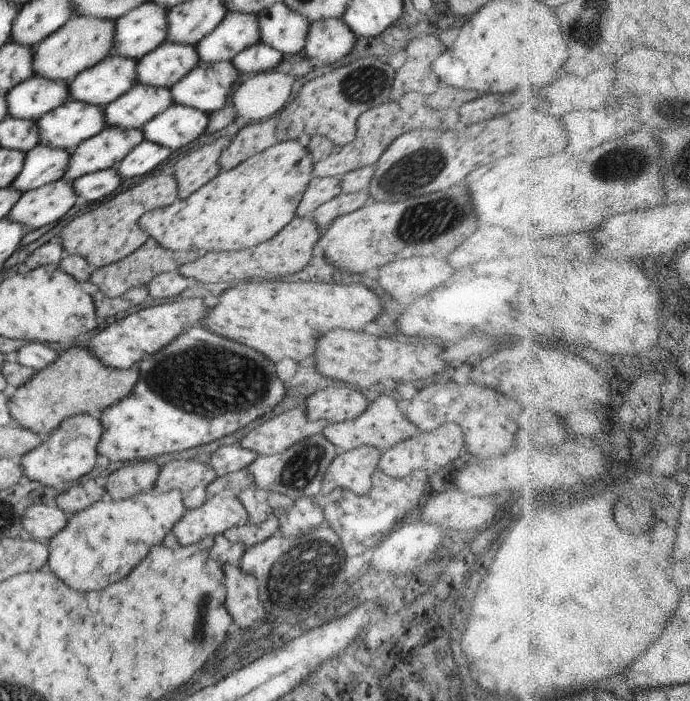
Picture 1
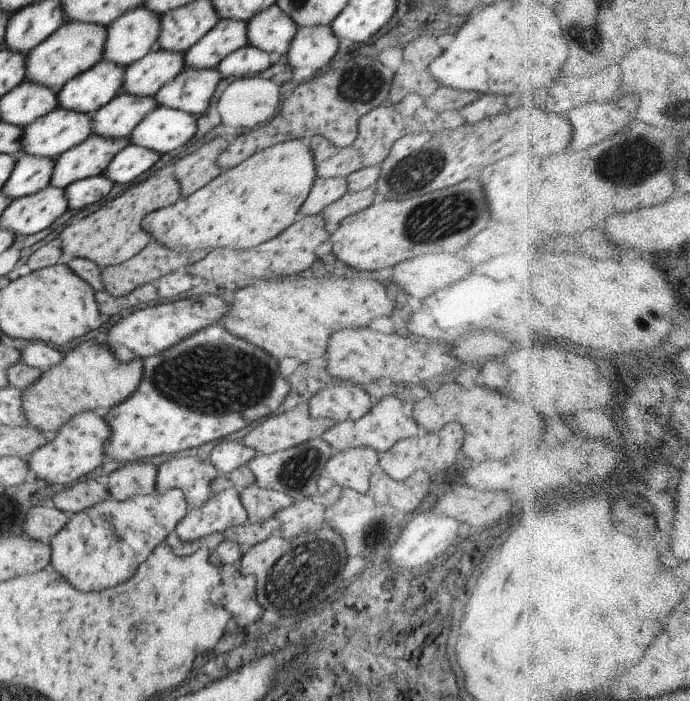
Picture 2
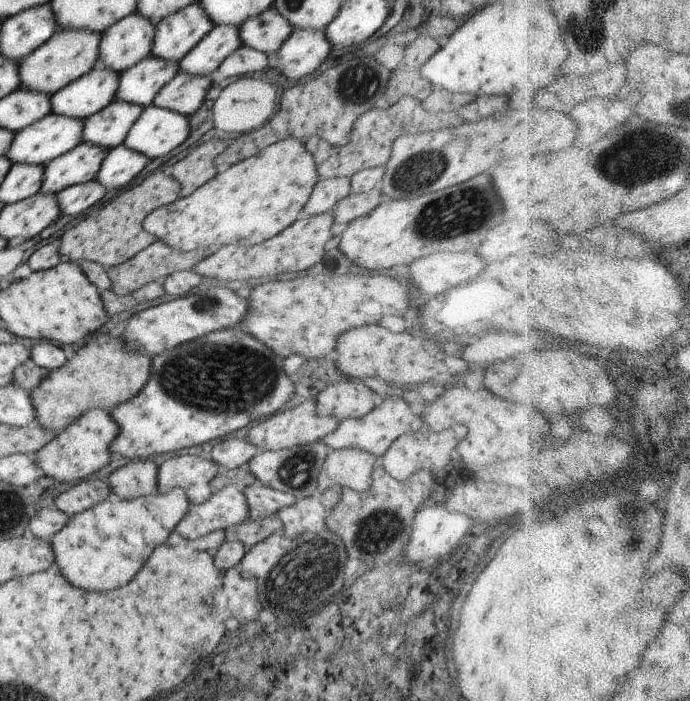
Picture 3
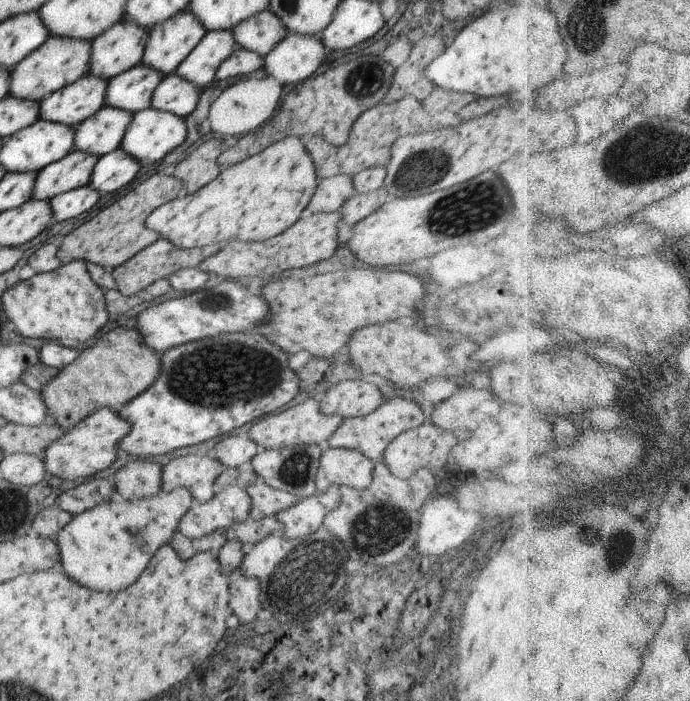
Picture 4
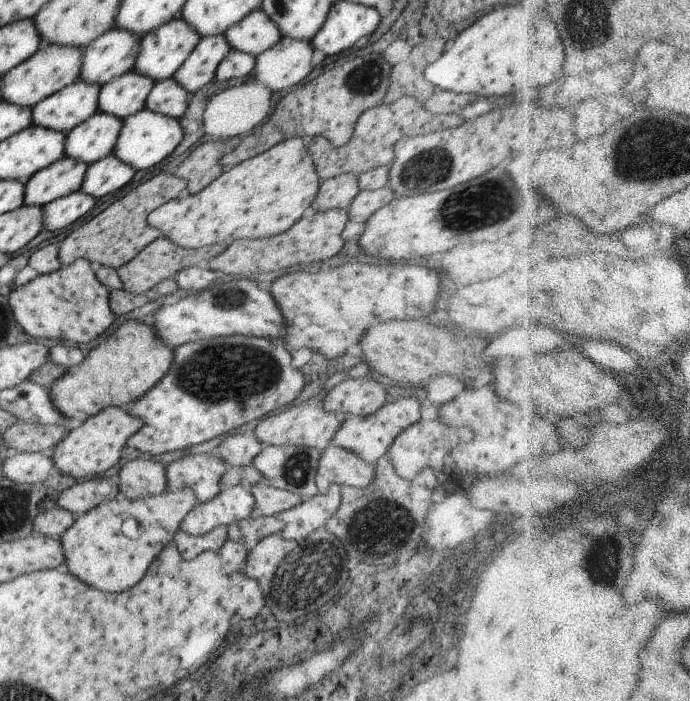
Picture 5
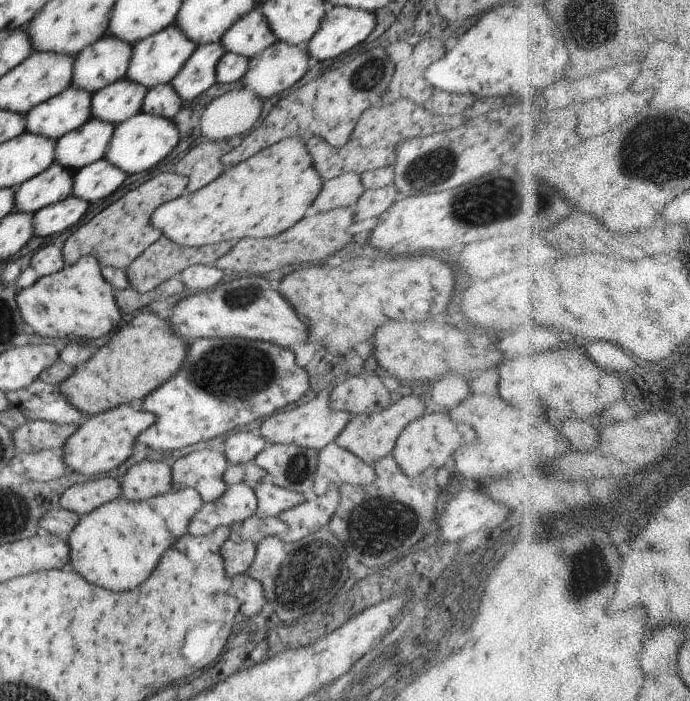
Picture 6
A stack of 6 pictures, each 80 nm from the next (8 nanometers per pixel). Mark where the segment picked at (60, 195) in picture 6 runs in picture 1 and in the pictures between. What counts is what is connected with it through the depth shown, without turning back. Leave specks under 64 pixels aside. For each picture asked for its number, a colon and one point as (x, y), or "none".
1: (104, 150)
2: (90, 158)
3: (80, 165)
4: (73, 171)
5: (66, 175)

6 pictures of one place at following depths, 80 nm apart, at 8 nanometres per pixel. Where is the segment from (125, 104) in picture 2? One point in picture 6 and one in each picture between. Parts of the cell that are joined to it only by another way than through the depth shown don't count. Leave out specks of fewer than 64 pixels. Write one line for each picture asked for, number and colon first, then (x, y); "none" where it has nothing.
3: (108, 128)
4: (99, 134)
5: (95, 138)
6: (88, 143)

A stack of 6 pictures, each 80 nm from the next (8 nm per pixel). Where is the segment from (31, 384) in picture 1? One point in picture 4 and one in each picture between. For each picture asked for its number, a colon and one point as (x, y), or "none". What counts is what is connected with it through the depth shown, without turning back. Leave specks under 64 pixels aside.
2: (90, 378)
3: (102, 375)
4: (118, 368)

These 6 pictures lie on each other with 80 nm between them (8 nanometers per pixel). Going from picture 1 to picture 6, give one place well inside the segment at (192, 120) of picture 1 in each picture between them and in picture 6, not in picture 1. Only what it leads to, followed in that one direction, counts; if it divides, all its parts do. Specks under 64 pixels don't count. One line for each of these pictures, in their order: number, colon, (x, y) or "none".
2: (164, 130)
3: (158, 131)
4: (152, 134)
5: (146, 138)
6: (137, 144)

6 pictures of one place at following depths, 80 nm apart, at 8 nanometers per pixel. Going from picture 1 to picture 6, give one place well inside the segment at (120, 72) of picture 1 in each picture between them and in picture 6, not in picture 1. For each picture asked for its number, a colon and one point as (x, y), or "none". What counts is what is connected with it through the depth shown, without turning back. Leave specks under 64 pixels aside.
2: (89, 92)
3: (91, 93)
4: (70, 105)
5: (62, 111)
6: (55, 117)

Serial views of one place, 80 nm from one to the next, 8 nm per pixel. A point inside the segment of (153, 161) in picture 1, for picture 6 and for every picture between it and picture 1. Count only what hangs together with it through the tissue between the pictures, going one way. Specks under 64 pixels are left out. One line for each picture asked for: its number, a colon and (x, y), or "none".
2: (130, 162)
3: (121, 166)
4: (114, 170)
5: (105, 176)
6: (101, 179)

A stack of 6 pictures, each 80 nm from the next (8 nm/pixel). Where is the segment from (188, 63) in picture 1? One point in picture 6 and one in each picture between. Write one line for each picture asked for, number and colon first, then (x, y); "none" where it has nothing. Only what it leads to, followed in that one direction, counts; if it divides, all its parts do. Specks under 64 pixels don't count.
2: (145, 77)
3: (140, 84)
4: (132, 90)
5: (125, 95)
6: (115, 103)

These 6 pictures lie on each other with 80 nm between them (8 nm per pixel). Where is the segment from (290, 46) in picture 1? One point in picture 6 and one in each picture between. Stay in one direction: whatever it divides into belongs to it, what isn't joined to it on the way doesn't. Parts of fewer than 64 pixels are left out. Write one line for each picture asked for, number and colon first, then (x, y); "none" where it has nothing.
2: (271, 30)
3: (266, 32)
4: (260, 33)
5: (256, 32)
6: (251, 34)

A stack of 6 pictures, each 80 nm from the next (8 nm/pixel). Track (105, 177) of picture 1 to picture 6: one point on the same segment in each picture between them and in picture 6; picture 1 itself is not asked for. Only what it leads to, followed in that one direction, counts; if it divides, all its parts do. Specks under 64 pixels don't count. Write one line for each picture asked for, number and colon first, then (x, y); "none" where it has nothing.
2: (80, 194)
3: (71, 201)
4: (70, 204)
5: (68, 209)
6: (55, 218)

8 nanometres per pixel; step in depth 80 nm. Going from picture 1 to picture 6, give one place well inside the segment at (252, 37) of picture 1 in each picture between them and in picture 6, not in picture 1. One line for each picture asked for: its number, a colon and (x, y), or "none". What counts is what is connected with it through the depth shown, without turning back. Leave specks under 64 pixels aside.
2: (227, 36)
3: (204, 59)
4: (200, 66)
5: (200, 67)
6: (198, 73)

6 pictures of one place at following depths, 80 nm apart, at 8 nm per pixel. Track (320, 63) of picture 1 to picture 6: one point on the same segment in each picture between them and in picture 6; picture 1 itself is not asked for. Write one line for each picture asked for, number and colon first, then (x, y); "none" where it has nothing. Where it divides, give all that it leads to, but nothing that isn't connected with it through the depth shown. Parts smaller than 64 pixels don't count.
2: (313, 47)
3: (304, 51)
4: (296, 57)
5: (289, 61)
6: (280, 66)

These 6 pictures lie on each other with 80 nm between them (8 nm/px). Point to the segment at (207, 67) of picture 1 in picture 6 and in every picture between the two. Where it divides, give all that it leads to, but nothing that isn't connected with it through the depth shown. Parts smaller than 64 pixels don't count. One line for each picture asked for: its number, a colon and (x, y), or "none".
2: (191, 91)
3: (185, 94)
4: (174, 94)
5: (167, 97)
6: (162, 100)

